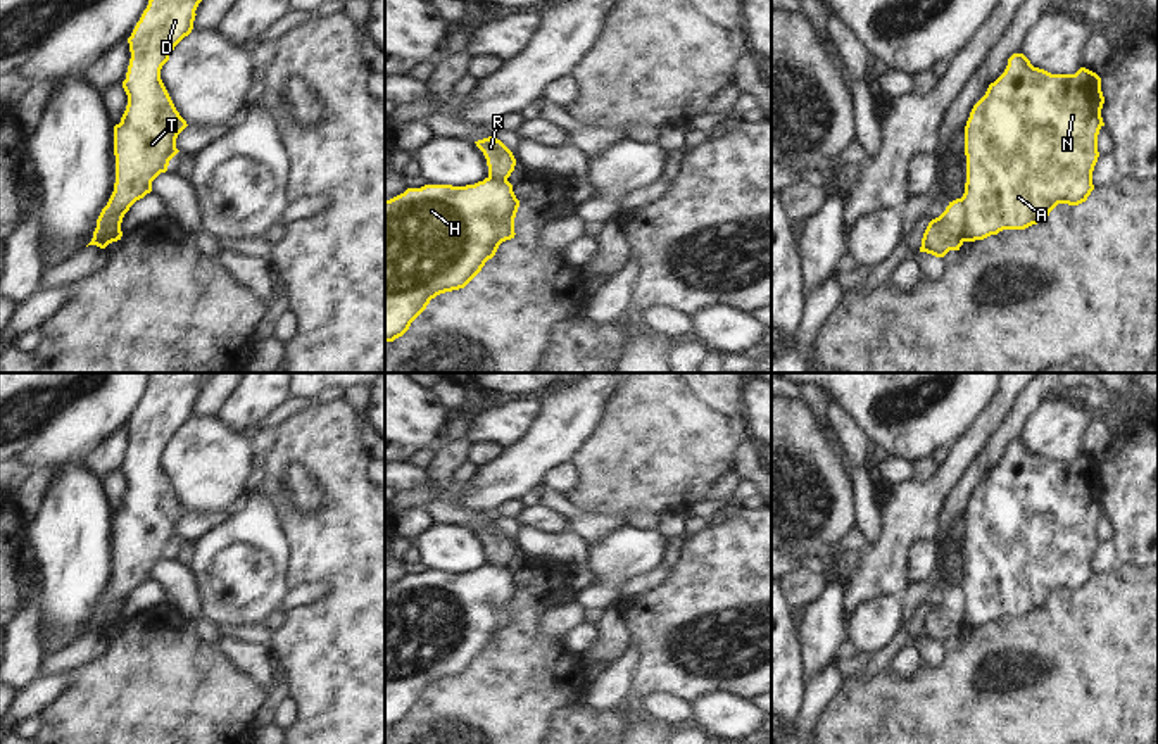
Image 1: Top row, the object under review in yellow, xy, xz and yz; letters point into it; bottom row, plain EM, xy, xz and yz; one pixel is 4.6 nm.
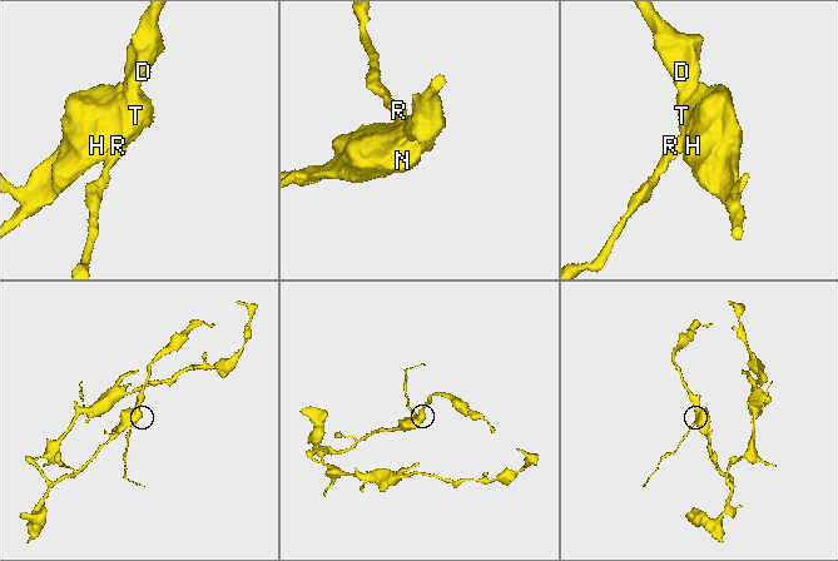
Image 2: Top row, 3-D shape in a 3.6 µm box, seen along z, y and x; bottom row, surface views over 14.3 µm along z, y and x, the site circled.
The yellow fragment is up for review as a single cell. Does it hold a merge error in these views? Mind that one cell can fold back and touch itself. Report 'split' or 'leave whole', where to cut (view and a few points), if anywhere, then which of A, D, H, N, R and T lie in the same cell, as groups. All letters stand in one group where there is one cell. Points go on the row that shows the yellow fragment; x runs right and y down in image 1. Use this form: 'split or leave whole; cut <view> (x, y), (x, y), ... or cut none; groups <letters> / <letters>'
split; cut yz (960, 199), (965, 209), (965, 240); groups A D H N T / R

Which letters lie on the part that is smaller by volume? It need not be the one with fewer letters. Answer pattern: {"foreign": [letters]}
{"foreign": ["R"]}

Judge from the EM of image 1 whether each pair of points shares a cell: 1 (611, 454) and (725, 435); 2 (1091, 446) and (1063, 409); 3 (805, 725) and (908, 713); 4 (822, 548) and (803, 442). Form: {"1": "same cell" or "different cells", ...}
{"1": "same cell", "2": "different cells", "3": "different cells", "4": "same cell"}

